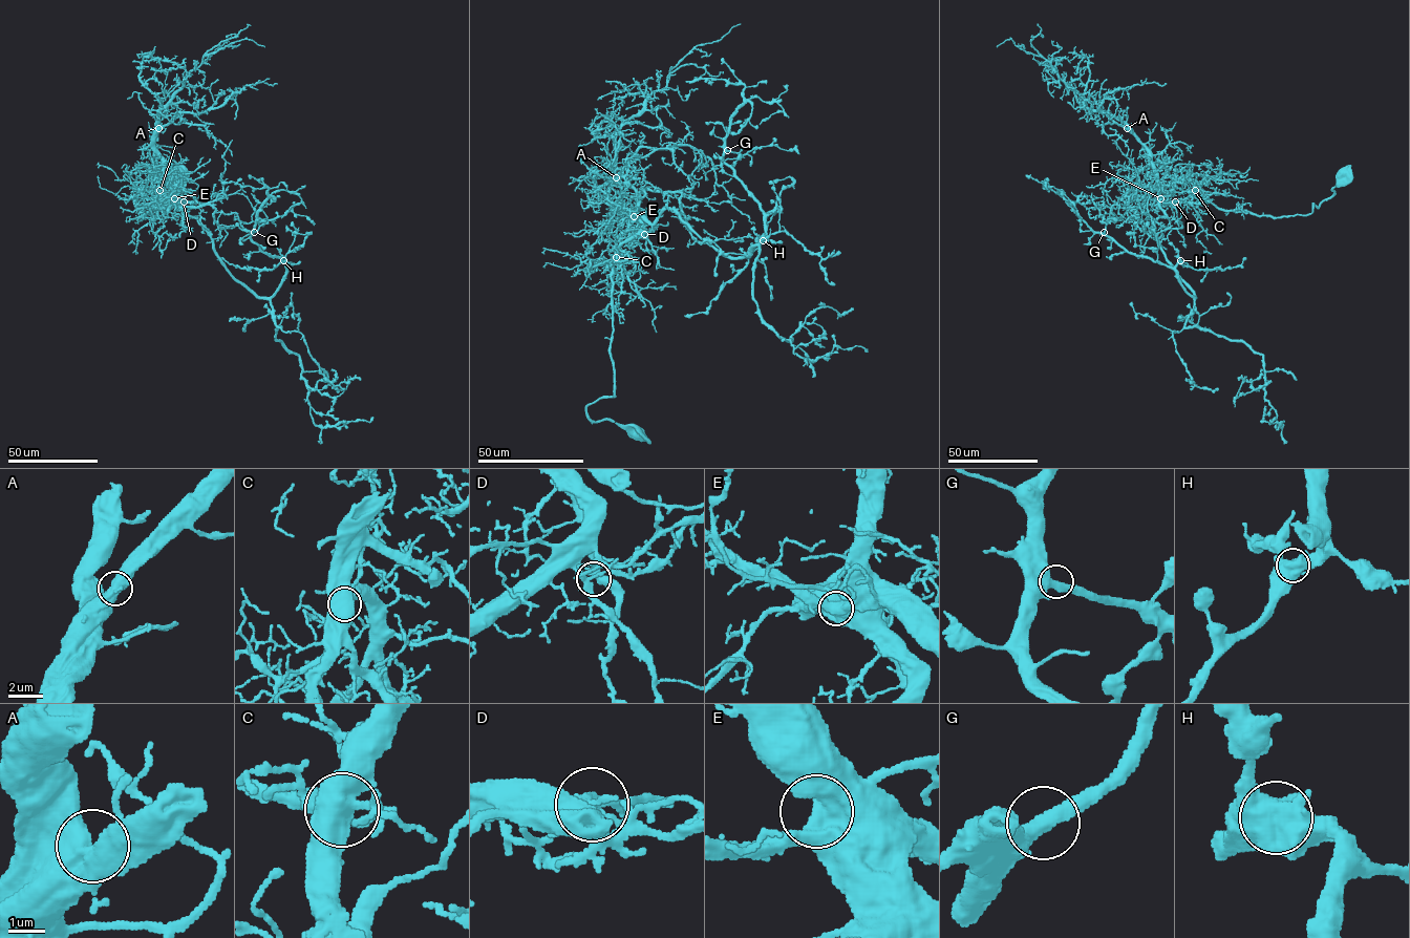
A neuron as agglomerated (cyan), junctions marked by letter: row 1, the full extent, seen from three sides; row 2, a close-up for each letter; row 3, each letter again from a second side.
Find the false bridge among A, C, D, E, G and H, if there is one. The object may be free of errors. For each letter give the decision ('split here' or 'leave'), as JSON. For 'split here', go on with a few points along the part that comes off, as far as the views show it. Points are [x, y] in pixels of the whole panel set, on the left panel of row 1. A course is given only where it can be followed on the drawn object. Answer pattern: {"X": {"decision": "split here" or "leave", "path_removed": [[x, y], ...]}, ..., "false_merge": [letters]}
{"A": {"decision": "leave"}, "C": {"decision": "leave"}, "D": {"decision": "leave"}, "E": {"decision": "leave"}, "G": {"decision": "leave"}, "H": {"decision": "leave"}, "false_merge": []}

